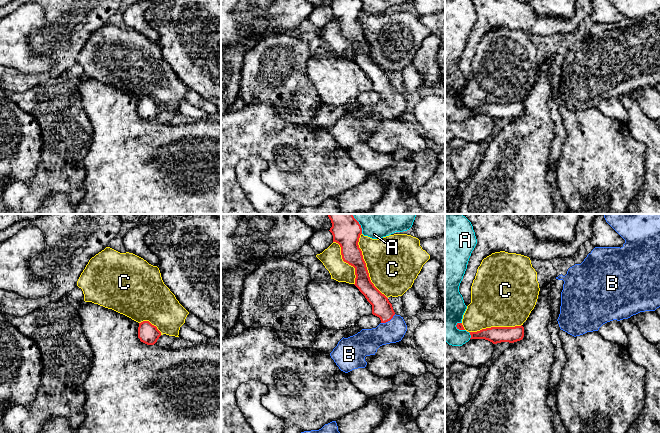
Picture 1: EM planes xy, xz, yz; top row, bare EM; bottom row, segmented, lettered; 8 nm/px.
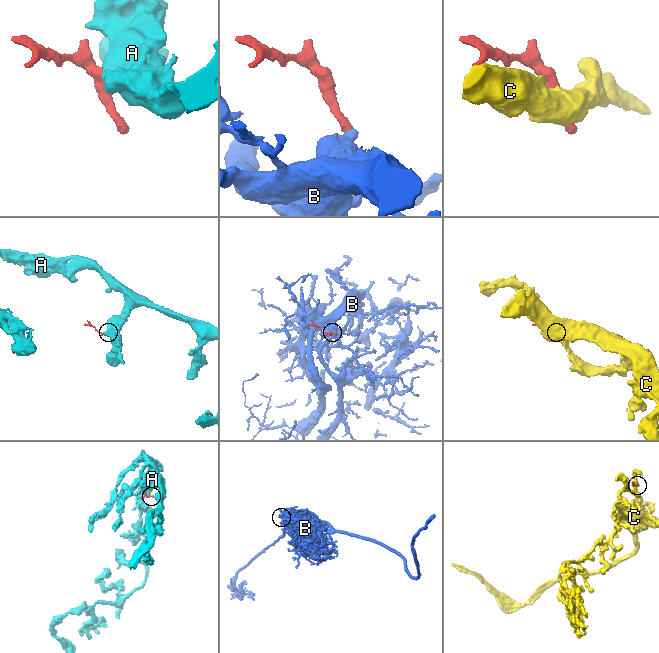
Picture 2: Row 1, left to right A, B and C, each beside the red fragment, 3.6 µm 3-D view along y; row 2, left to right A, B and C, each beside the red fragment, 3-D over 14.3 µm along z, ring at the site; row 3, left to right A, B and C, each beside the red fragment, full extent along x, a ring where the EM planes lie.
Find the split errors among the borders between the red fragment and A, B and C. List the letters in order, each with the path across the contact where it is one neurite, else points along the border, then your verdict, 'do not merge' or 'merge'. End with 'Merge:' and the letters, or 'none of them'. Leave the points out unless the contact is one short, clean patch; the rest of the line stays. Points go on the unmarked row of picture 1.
A: along yz (466, 107), (469, 109), (470, 114) | do not merge
B: across xz (381, 83), (386, 89), (388, 96), (366, 118) | merge
C: do not merge
Merge: B

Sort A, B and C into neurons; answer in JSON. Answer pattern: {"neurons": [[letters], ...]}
{"neurons": [["A"], ["B"], ["C"]]}

